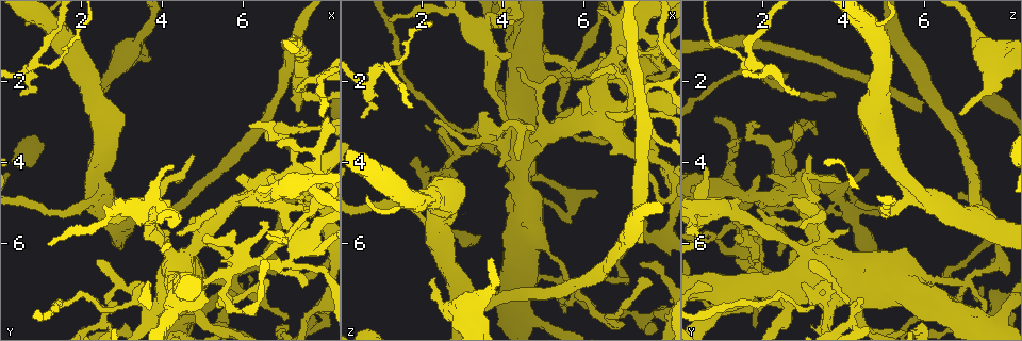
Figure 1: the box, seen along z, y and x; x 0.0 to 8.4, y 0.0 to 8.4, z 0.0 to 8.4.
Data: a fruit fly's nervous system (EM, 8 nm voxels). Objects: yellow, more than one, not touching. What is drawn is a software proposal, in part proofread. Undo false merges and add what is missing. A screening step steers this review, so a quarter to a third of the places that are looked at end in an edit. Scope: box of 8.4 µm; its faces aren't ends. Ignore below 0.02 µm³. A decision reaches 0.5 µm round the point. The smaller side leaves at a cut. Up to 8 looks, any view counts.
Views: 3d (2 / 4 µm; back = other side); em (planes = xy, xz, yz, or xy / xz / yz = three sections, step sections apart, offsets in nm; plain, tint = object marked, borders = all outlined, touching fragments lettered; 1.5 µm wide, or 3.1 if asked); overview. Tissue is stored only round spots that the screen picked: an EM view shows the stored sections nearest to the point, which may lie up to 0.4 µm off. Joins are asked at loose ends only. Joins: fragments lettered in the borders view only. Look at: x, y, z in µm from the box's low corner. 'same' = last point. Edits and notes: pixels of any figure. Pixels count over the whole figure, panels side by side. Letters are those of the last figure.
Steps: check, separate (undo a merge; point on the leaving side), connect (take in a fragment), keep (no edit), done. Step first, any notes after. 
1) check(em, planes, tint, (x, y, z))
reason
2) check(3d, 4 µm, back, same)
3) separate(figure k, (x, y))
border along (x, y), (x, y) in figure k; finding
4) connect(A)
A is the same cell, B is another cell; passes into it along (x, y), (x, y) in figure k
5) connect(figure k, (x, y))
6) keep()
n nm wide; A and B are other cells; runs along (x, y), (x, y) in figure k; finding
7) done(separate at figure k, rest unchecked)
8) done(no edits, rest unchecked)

check(3d, 4 µm, (4.00, 6.00, 2.70))
calibre changes

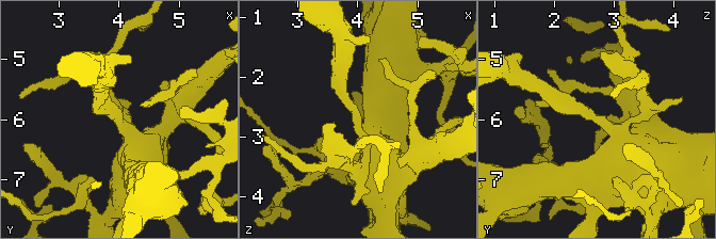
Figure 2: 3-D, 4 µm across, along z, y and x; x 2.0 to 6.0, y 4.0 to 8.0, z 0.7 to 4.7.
check(em, planes, tint, (4.00, 6.00, 2.75))
now the EM

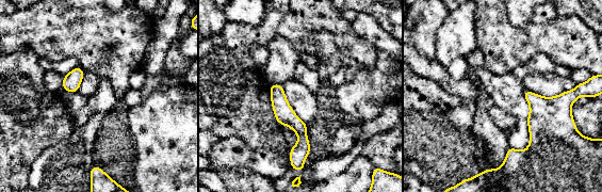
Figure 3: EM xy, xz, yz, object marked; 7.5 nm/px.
check(em, planes, borders, same)
see the neighbours

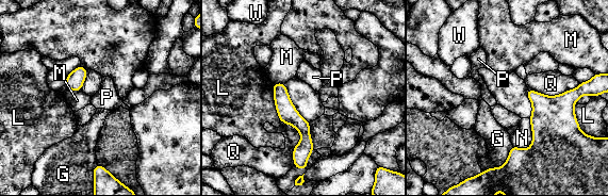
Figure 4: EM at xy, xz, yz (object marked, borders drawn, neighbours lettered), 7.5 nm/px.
keep()
G, L, M, N, P, Q and W are other cells; one neuron here

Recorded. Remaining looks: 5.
check(em, xz, step 4, borders, (3.70, 7.75, 3.65))
sharp bend

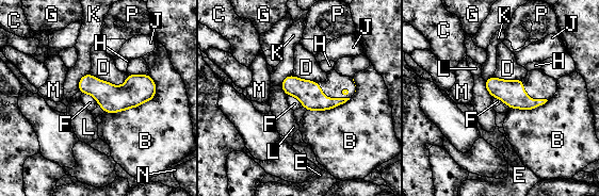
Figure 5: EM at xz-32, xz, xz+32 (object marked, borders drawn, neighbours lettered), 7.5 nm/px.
keep()
B, C, D, E, F, G, H, J, K, L, M, N and P are other cells; border along (82, 93), (90, 94), (98, 103) in figure 5; all the same neuron

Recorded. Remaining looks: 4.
check(em, planes, borders, (7.30, 2.25, 2.55))

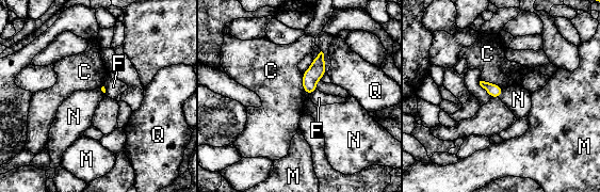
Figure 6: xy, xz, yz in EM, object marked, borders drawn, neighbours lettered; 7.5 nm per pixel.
keep()
C touches over 190 nm; C, F, M, N and Q are other cells; border along (503, 89), (498, 97) in figure 6; no lettered fragment goes on from it

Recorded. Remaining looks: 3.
done(no edits, rest unchecked)

